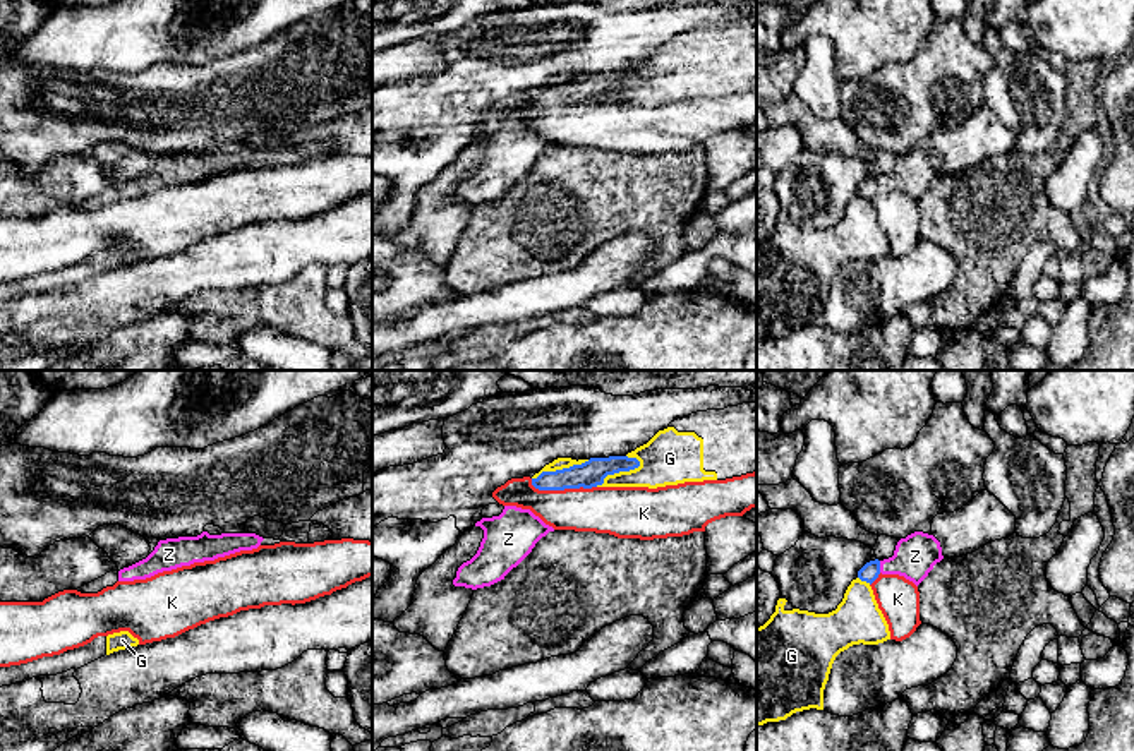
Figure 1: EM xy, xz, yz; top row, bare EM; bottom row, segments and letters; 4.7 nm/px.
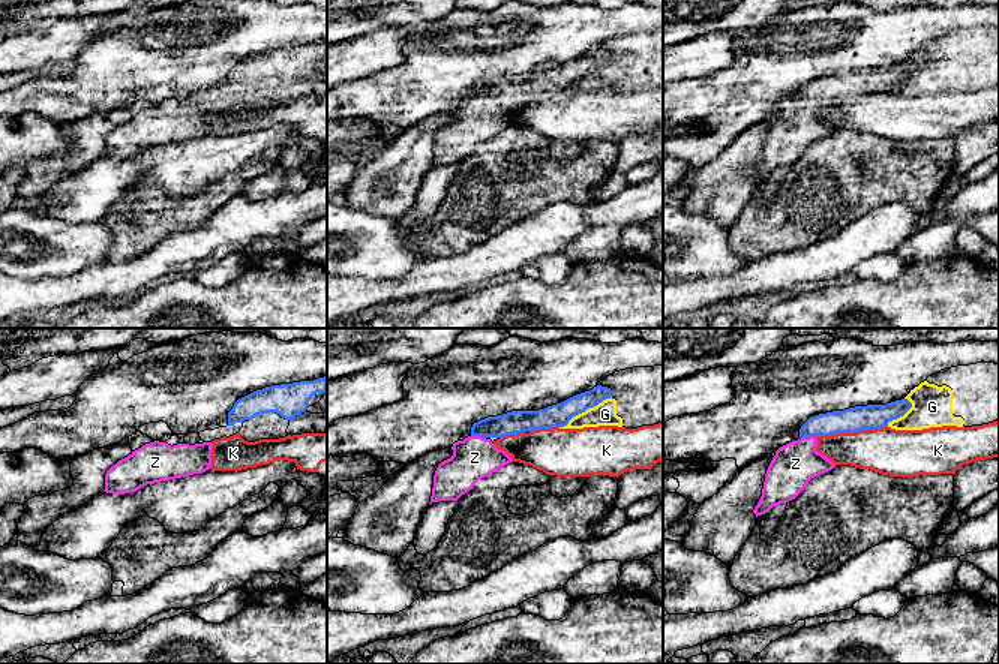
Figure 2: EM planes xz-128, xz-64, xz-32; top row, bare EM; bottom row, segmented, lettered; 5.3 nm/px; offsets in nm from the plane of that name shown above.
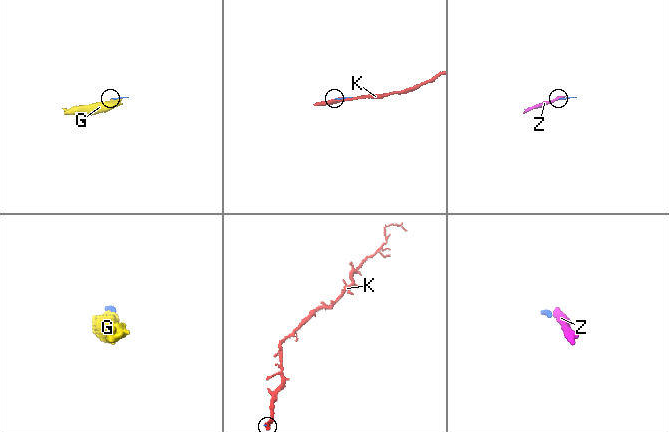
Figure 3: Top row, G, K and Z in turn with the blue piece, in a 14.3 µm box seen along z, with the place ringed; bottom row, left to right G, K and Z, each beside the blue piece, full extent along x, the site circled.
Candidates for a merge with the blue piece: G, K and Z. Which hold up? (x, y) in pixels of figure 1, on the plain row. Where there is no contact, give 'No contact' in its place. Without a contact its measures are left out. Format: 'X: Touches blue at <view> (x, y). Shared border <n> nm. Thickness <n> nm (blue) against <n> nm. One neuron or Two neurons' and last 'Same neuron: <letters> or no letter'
G: Touches blue at xz (618, 88). Shared border 240 nm. Thickness 130 nm (blue) against 260 nm. Two neurons
K: Touches blue at xz (561, 105). Shared border 320 nm. Thickness 130 nm (blue) against 220 nm. Two neurons
Z: Touches blue at yz (879, 182). Shared border 60 nm. Thickness 90 nm (blue) against 200 nm. One neuron
Same neuron: Z

